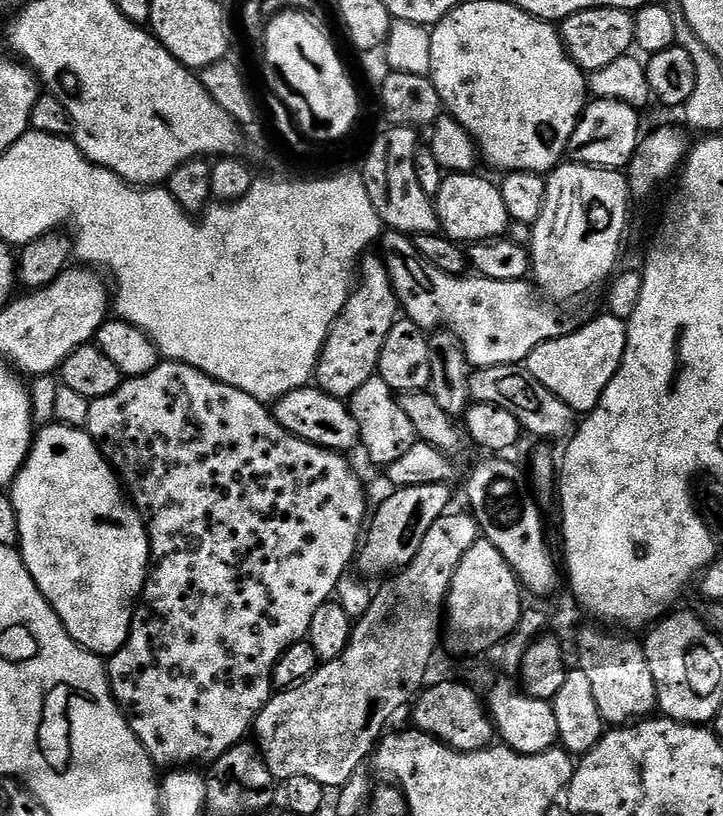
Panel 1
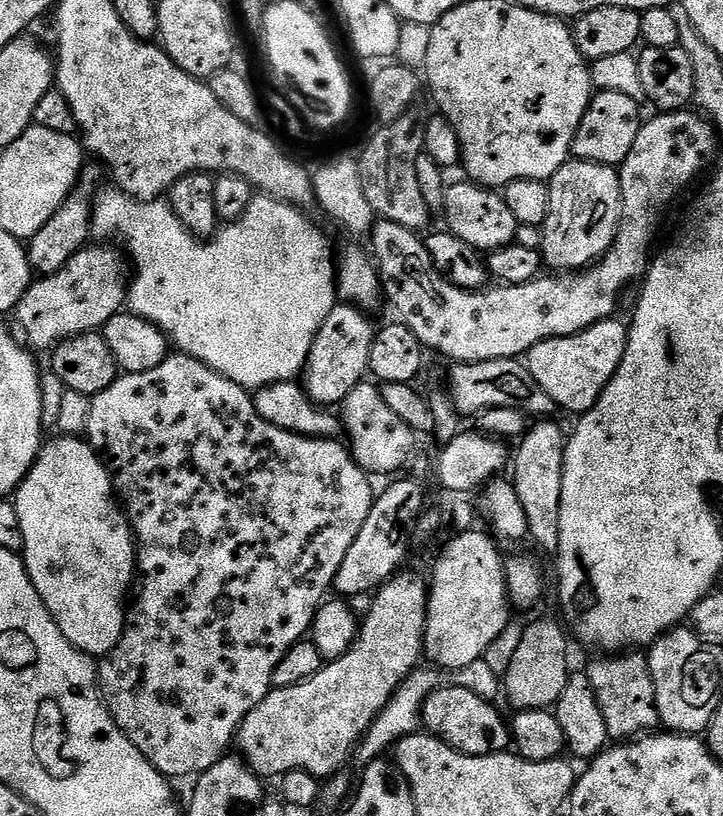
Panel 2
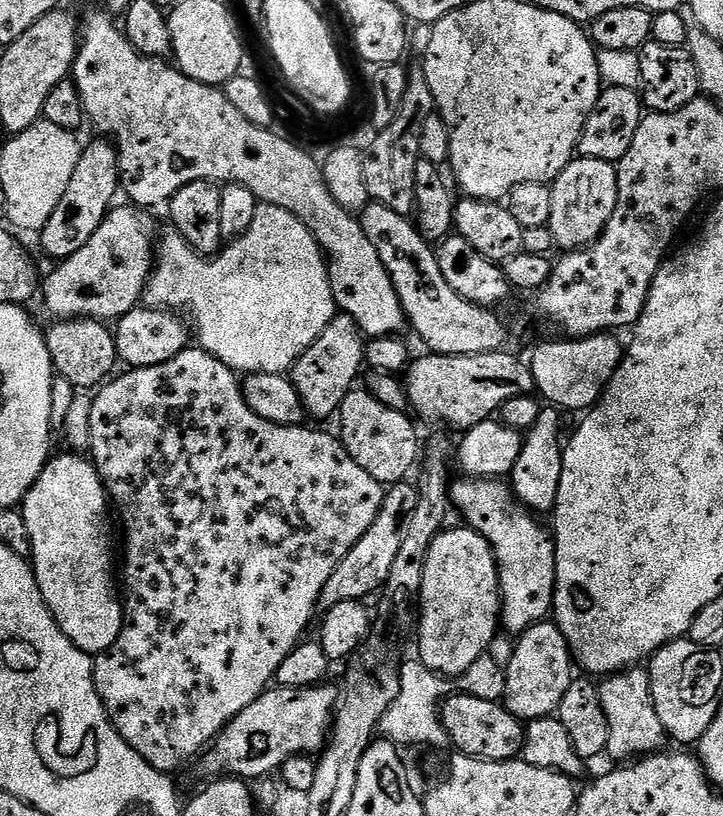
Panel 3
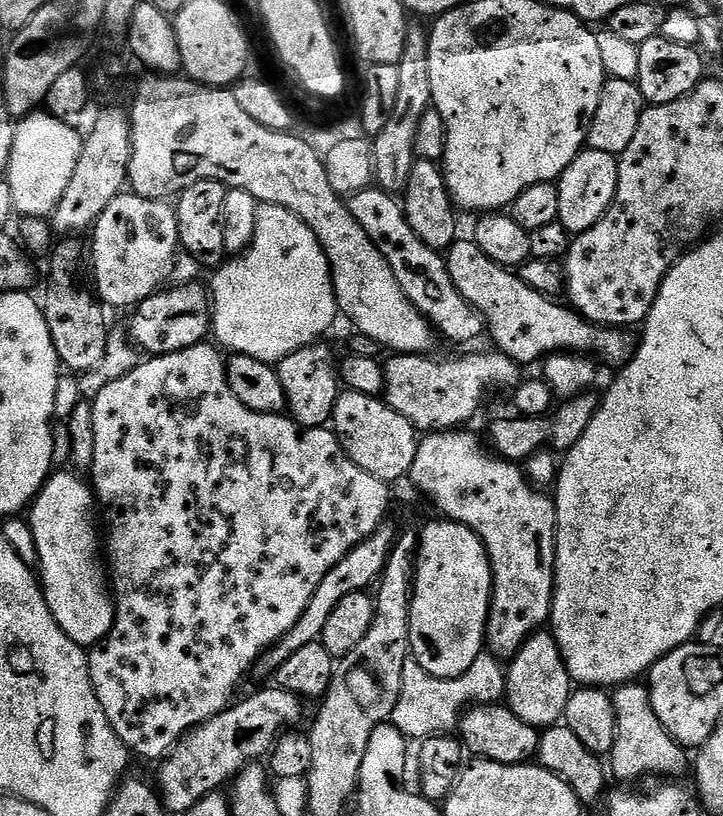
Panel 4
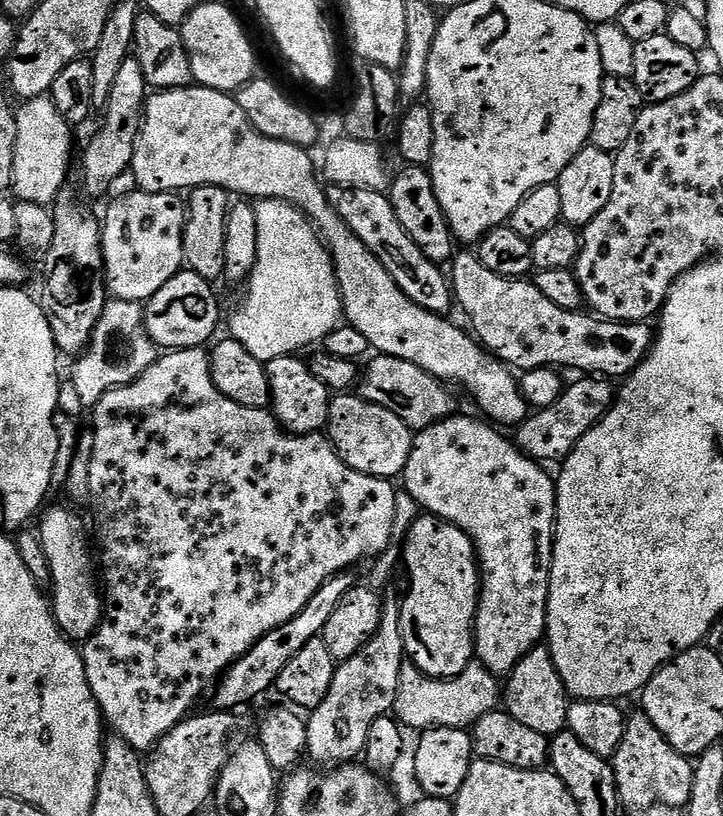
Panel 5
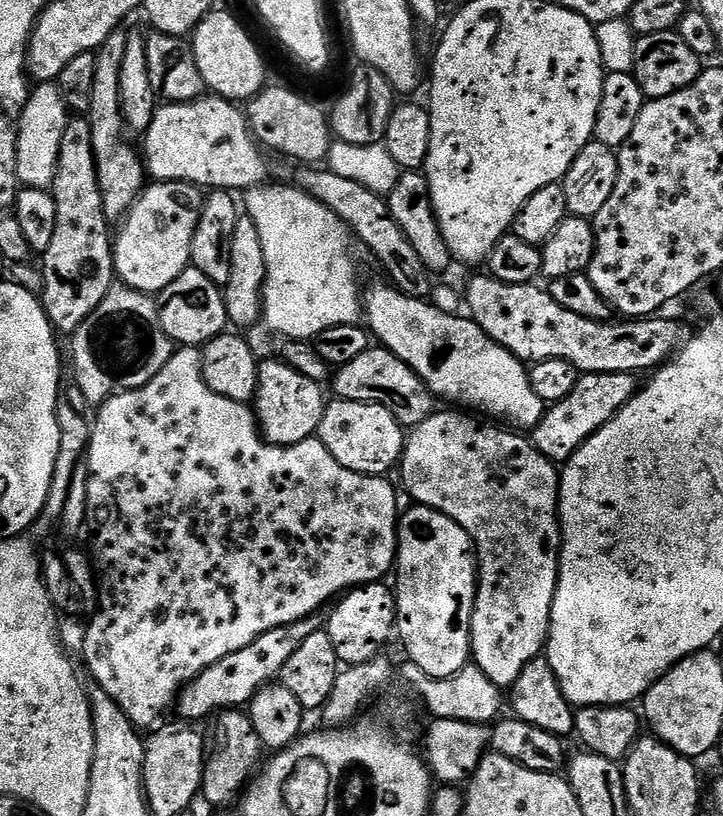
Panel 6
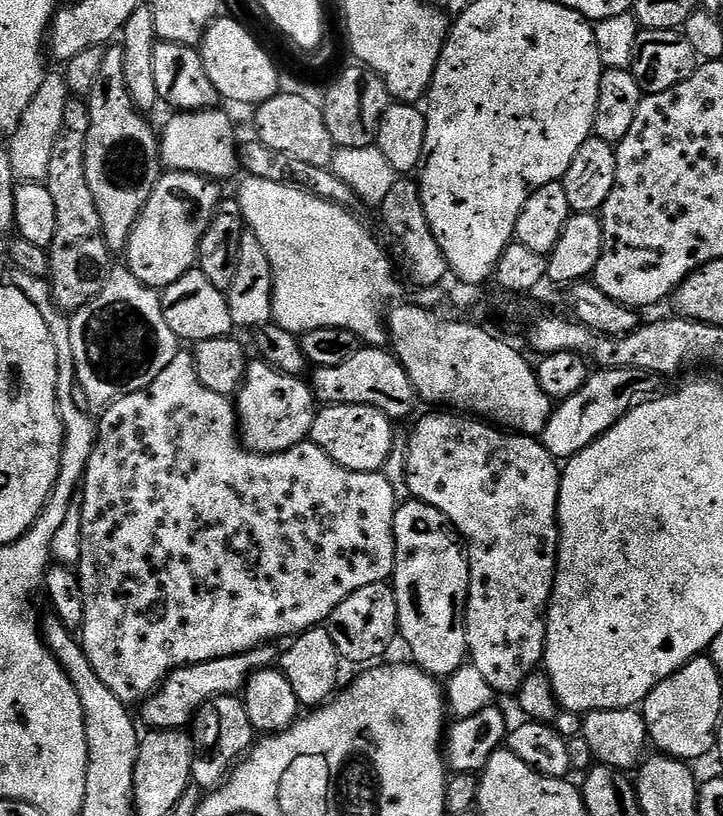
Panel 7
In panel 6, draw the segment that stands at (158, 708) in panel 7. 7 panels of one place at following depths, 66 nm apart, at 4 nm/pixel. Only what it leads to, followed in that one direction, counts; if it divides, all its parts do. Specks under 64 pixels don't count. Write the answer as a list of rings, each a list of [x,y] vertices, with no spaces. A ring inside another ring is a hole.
[[[319,615],[309,616],[307,620],[299,620],[286,626],[278,626],[274,630],[266,630],[250,646],[242,646],[234,654],[226,654],[214,666],[206,666],[202,674],[189,680],[180,689],[180,695],[176,698],[174,712],[177,712],[179,719],[184,722],[200,722],[208,715],[219,714],[225,710],[240,710],[252,701],[254,694],[268,684],[273,683],[279,677],[282,666],[286,666],[286,658],[310,638],[310,634],[321,631],[322,620]]]

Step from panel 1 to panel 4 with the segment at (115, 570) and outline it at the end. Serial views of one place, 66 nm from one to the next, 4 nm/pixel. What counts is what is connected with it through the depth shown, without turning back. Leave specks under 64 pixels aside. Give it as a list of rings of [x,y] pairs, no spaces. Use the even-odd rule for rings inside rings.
[[[72,470],[53,471],[30,505],[30,523],[34,542],[38,546],[38,579],[44,589],[46,606],[50,606],[50,614],[54,614],[54,622],[62,626],[66,638],[70,638],[70,642],[79,648],[88,650],[101,640],[107,640],[116,620],[116,606],[110,591],[110,580],[106,575],[106,564],[102,559],[102,540],[96,537],[98,516],[94,511],[94,492],[87,479],[79,478]]]

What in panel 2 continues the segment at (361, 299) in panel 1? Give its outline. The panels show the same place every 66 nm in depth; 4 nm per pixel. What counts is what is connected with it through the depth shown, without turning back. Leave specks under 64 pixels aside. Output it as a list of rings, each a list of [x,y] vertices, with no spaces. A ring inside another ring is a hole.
[[[337,302],[330,310],[326,322],[318,330],[314,342],[310,346],[310,354],[304,363],[302,373],[302,387],[311,400],[321,406],[339,406],[344,403],[346,394],[354,390],[354,386],[365,383],[369,375],[368,363],[370,362],[370,346],[374,346],[374,338],[378,331],[377,325],[372,325],[372,320],[367,311],[358,308],[354,304]]]

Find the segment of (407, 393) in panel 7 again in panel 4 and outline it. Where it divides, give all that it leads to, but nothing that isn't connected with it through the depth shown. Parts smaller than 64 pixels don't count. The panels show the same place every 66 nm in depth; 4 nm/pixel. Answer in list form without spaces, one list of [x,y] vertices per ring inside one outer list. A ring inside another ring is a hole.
[[[499,350],[485,356],[464,356],[461,360],[431,360],[428,354],[409,356],[389,355],[384,364],[384,403],[398,410],[416,427],[417,433],[431,434],[459,429],[476,416],[488,392],[495,388],[515,389],[521,383],[521,365],[514,363]]]

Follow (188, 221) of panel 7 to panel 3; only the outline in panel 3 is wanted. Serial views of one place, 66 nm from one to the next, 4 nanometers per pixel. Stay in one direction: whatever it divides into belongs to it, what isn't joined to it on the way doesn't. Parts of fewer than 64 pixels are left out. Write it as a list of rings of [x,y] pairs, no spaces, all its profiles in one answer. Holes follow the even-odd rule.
[[[113,207],[102,226],[94,230],[94,238],[78,254],[59,261],[48,281],[43,281],[44,308],[52,318],[92,318],[97,315],[96,308],[123,309],[127,296],[143,297],[144,287],[152,277],[158,231],[147,211],[127,207]]]

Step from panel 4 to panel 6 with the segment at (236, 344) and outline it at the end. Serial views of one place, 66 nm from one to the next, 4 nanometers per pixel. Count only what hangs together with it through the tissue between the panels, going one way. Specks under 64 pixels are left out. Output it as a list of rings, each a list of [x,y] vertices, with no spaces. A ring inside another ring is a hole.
[[[265,182],[255,189],[258,238],[262,238],[262,254],[266,254],[264,278],[263,327],[277,332],[284,340],[311,341],[322,330],[355,324],[362,316],[362,287],[356,281],[356,260],[352,257],[354,237],[336,215],[322,202],[307,196],[295,186]]]

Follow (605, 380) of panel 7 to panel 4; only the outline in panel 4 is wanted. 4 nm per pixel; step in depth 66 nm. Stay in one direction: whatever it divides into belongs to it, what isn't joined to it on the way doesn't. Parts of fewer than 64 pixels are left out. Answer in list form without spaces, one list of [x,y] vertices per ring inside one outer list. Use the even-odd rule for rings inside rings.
[[[587,390],[572,399],[565,399],[560,404],[561,408],[559,405],[549,416],[517,415],[516,420],[494,421],[492,429],[489,430],[488,436],[486,435],[491,451],[503,460],[513,462],[527,461],[536,452],[545,451],[547,448],[556,454],[568,453],[576,445],[578,438],[582,438],[586,426],[590,426],[597,408],[600,407],[601,397],[595,396],[594,393],[595,391]]]

